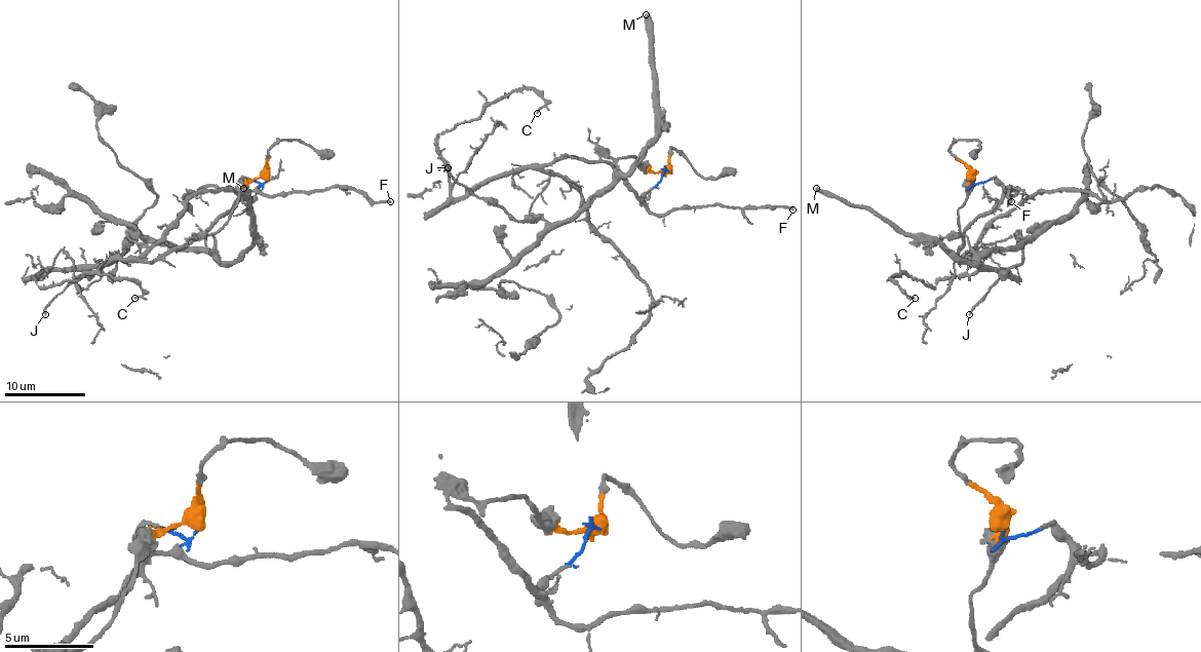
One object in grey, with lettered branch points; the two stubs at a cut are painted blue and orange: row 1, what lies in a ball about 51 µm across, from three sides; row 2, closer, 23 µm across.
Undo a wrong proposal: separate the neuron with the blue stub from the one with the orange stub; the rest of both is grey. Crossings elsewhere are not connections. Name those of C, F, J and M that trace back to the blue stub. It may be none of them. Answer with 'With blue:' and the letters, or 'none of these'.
With blue: C, F

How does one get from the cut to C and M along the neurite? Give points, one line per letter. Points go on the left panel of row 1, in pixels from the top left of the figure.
C: (267, 180), (244, 178), (206, 230), (152, 261), (35, 278), (131, 278), (133, 299)
M: (267, 180), (255, 178), (248, 184), (215, 238), (223, 261), (232, 263), (253, 242), (250, 196), (242, 188)

